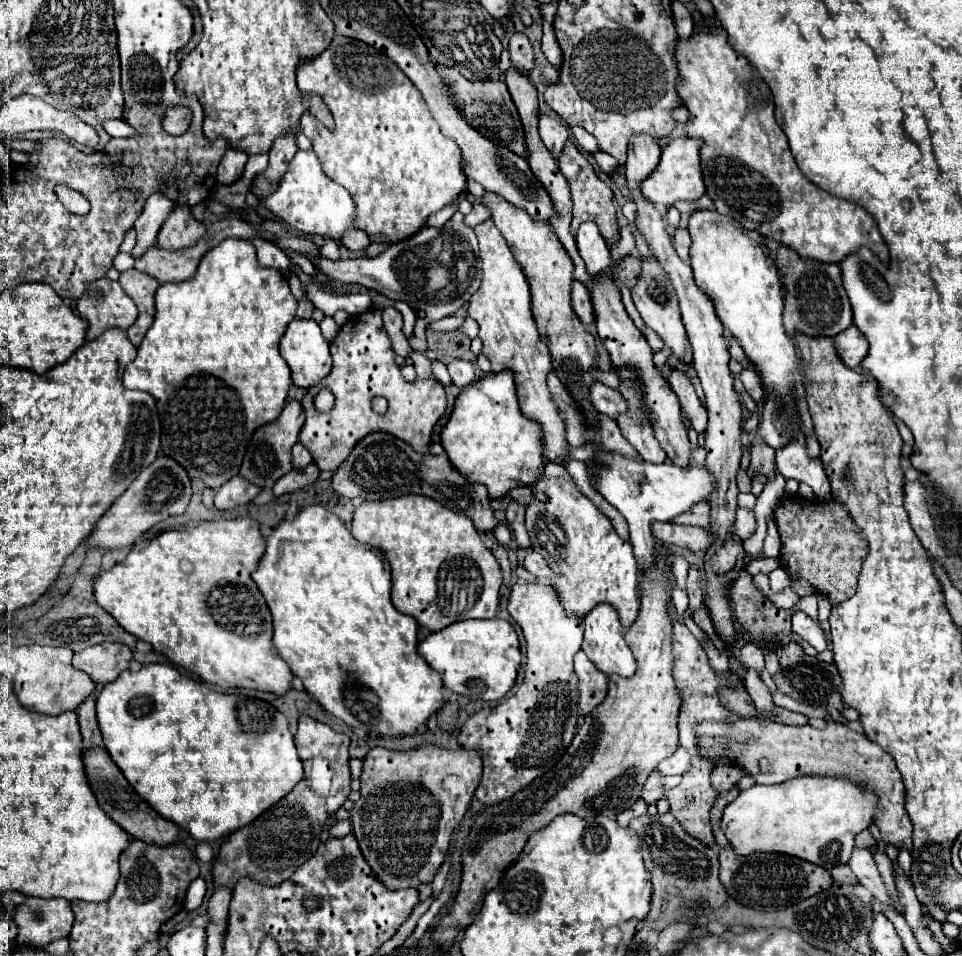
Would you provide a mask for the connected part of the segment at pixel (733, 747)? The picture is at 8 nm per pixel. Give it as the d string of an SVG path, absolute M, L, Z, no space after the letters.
M739 719L733 721L701 721L693 727L697 735L699 755L705 759L729 759L729 763L741 767L745 775L751 775L755 783L773 785L801 775L817 777L841 777L855 781L863 789L871 789L877 795L875 825L879 827L881 841L893 843L899 849L911 849L911 819L905 811L905 785L895 759L883 751L877 743L869 741L863 733L851 731L839 723L827 723L825 729L815 727L789 727L769 719Z

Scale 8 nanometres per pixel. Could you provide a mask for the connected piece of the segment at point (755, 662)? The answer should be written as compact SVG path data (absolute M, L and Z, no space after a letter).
M747 643L741 647L741 663L749 669L749 667L755 667L759 673L761 669L765 667L765 661L763 661L763 649L755 643Z

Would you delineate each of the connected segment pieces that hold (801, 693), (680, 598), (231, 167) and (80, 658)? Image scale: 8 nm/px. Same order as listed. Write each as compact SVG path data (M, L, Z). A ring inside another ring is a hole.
M789 643L789 645L779 649L779 663L781 663L781 669L773 677L773 681L781 693L785 693L785 695L789 695L795 701L801 701L805 705L811 705L811 707L837 709L837 711L843 709L841 695L837 691L837 685L841 681L839 681L839 675L837 675L837 669L833 663L823 663L815 657L805 655L797 643Z
M671 574L669 578L673 584L672 602L675 605L679 621L681 621L681 623L684 623L682 614L685 612L689 604L688 595L686 591L679 589L673 574Z
M229 147L217 167L217 183L231 185L231 183L239 181L239 177L243 175L245 163L247 163L247 155L243 155L243 151L235 151Z
M105 641L105 643L99 643L95 647L87 647L87 649L79 651L79 653L75 653L73 655L73 667L79 669L79 671L85 671L97 685L105 685L105 683L115 681L121 671L129 669L131 659L133 659L133 653L131 653L131 649L127 645L123 645L123 643L107 643Z

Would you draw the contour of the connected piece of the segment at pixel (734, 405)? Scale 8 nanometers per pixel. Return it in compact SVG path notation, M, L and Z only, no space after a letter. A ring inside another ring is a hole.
M637 133L631 137L629 141L629 157L625 163L625 175L627 175L627 187L631 189L631 195L635 197L635 203L639 207L637 213L637 223L635 227L643 233L643 237L647 239L647 243L651 245L651 253L655 255L655 259L659 263L663 263L663 269L667 269L671 283L675 285L675 291L679 295L679 309L681 309L681 317L683 317L683 325L687 329L691 347L693 347L693 367L697 371L697 377L701 379L705 397L707 397L707 415L709 415L709 425L705 431L705 449L707 449L707 459L705 459L705 467L711 473L713 481L715 481L715 489L709 493L707 501L711 505L711 525L709 531L713 535L711 547L705 553L705 573L707 573L707 599L705 605L709 609L709 617L713 621L713 629L717 631L719 639L727 645L735 645L737 641L737 631L733 627L733 617L731 617L731 607L729 607L729 587L731 583L739 577L739 569L745 565L743 557L743 541L737 537L737 533L733 531L733 523L735 523L735 509L737 509L737 471L739 471L739 461L741 461L741 441L739 435L743 431L741 427L741 401L739 401L739 393L733 389L733 377L731 371L727 367L729 363L729 351L727 351L727 343L725 343L725 329L715 313L715 307L711 303L711 299L695 285L693 281L693 271L691 267L681 261L673 249L673 239L669 235L665 217L659 213L659 209L641 197L639 193L639 185L643 183L643 179L647 179L653 169L657 167L661 157L661 145L655 137L645 135L645 133Z

